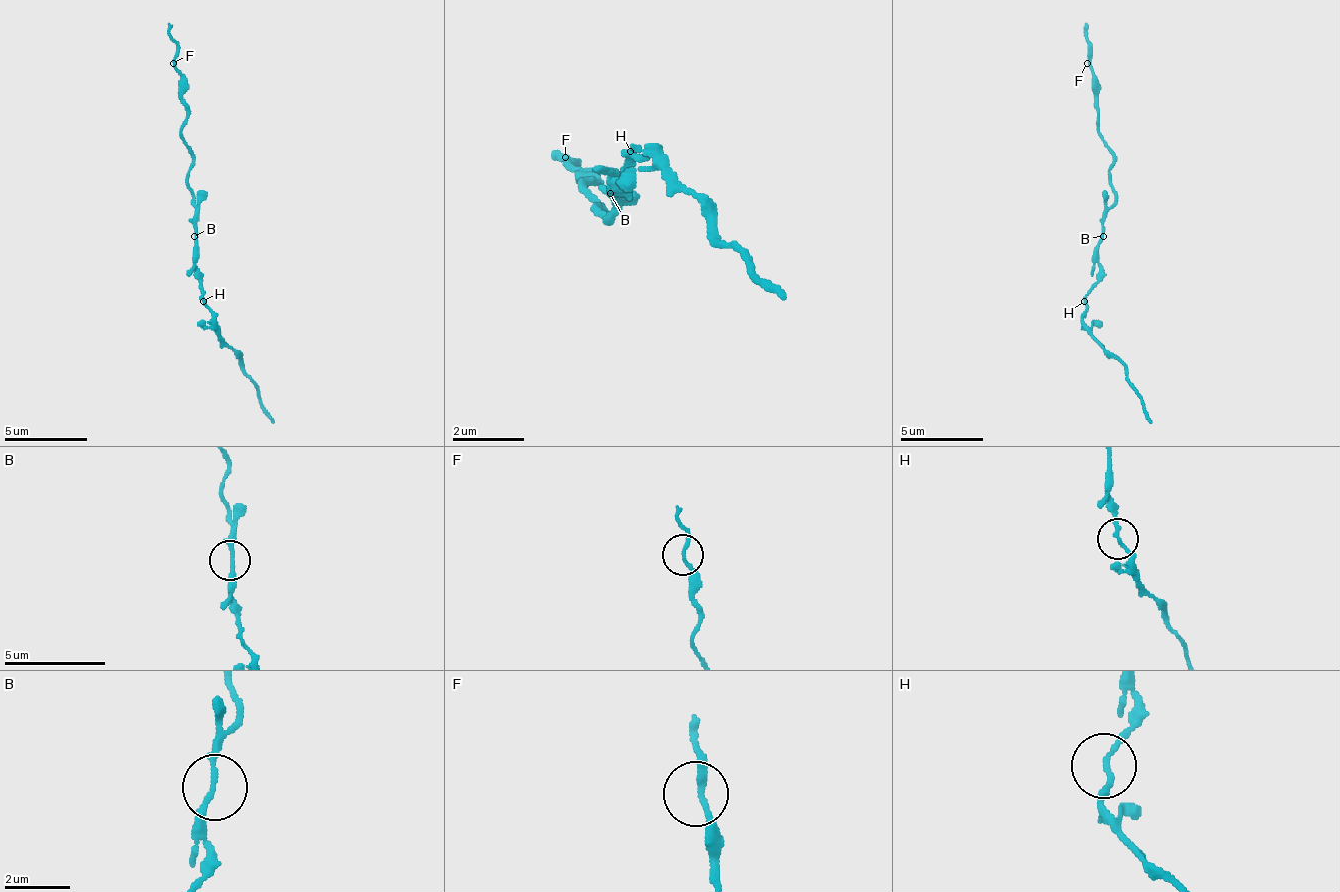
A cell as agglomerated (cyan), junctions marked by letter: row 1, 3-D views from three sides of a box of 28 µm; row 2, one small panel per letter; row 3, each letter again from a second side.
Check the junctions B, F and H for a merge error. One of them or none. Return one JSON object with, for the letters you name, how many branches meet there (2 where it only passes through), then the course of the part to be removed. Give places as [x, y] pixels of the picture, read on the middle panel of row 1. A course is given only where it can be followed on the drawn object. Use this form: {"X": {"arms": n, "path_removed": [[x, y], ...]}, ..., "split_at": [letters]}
{"split_at": []}

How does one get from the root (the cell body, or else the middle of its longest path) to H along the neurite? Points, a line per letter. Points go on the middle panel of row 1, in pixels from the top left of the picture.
H: (619, 193), (619, 175), (628, 166), (628, 148)

